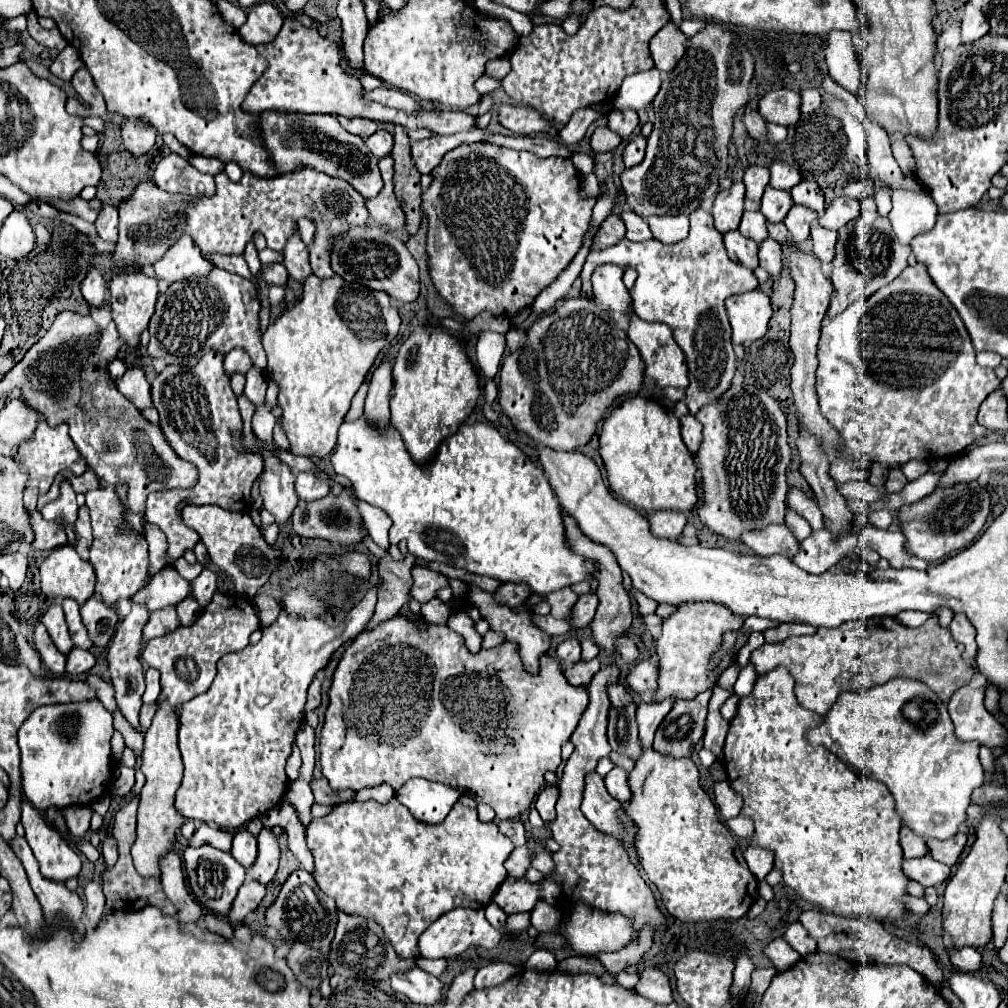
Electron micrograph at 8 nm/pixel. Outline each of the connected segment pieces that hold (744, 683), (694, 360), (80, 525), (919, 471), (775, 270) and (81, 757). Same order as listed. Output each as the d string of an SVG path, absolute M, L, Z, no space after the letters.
M749 664L743 668L743 672L739 674L739 678L735 682L735 694L739 698L743 698L753 690L753 686L755 686L755 674L753 674L753 664Z
M703 208L689 216L689 236L677 244L661 244L657 240L629 242L621 240L615 246L591 250L581 270L581 280L589 280L597 264L617 264L637 270L635 286L631 288L633 310L647 322L665 322L685 352L689 366L689 388L685 402L695 416L703 406L717 402L729 390L735 374L735 352L731 346L731 324L725 312L725 300L731 294L741 294L757 288L753 270L729 260L723 234L717 232L713 218Z
M81 508L79 510L79 518L75 522L75 532L87 542L91 544L91 518L89 518L89 510Z
M909 462L901 470L903 470L907 482L913 482L913 480L917 480L919 476L923 476L927 472L927 462Z
M767 238L759 246L759 266L763 266L771 276L779 276L783 266L783 252L781 252L781 244L775 242L773 238Z
M91 700L85 704L53 704L53 706L45 706L45 708L37 708L37 712L33 712L23 726L19 728L19 750L21 750L21 784L23 784L23 794L25 798L41 812L45 812L49 806L57 806L57 808L67 808L67 806L87 806L91 804L95 798L107 794L107 788L111 784L111 746L109 740L113 736L113 716L111 712L107 712L103 708L103 704L99 700Z

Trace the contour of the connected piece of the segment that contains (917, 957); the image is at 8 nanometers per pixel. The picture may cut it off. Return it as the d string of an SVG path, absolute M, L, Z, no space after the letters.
M803 912L799 916L799 922L817 940L819 952L839 954L839 950L857 948L863 956L873 958L877 964L909 964L913 970L923 974L931 984L941 986L941 982L943 982L943 970L937 966L929 948L913 944L913 942L905 942L905 940L889 934L879 922L863 922L863 920L855 920L855 918L831 916L831 914L821 914L821 912Z

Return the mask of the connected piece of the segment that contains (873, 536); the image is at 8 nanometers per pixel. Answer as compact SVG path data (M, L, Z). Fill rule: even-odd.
M865 526L861 530L861 540L867 548L875 550L881 558L889 560L891 568L915 568L915 570L927 570L929 564L909 552L905 552L905 536L901 530L889 532L889 530L877 530L873 526Z

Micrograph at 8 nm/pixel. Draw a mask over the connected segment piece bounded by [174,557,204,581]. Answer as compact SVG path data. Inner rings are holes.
M183 557L175 562L175 570L187 581L192 581L201 573L204 565L199 562L189 564Z

